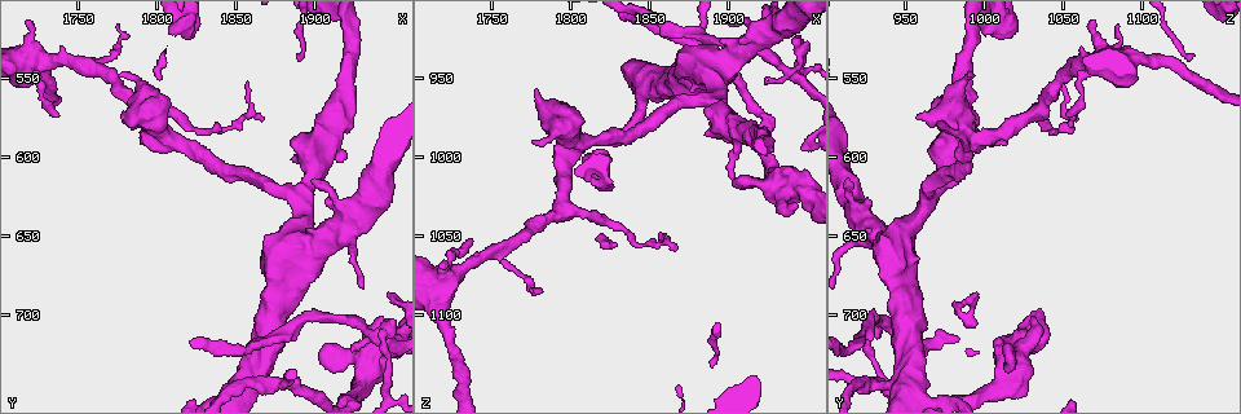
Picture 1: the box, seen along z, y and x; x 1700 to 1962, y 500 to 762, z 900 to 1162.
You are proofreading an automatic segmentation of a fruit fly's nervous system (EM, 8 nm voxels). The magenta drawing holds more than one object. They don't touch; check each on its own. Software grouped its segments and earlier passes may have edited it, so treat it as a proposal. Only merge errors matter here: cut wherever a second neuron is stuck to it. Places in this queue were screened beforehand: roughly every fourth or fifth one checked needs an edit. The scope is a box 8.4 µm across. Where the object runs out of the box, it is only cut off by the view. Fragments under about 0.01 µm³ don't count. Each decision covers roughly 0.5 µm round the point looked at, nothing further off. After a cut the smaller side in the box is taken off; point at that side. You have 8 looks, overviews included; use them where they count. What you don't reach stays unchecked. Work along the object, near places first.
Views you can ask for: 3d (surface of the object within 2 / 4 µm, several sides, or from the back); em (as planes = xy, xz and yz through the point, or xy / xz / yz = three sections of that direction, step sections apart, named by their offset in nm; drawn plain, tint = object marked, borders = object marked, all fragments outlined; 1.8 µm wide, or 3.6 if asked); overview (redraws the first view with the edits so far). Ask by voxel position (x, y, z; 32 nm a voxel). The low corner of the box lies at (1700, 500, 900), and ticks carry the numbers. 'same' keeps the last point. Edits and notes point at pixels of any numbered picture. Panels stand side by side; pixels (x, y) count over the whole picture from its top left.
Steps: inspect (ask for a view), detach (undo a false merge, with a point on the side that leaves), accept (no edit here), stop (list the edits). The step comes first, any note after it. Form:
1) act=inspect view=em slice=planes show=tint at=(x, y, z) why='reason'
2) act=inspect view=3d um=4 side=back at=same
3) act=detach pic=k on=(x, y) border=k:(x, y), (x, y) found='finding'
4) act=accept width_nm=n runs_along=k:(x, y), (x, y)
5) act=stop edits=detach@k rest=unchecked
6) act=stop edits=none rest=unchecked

act=inspect view=3d um=4 at=(1874, 742, 932) why='looks like a crossing'

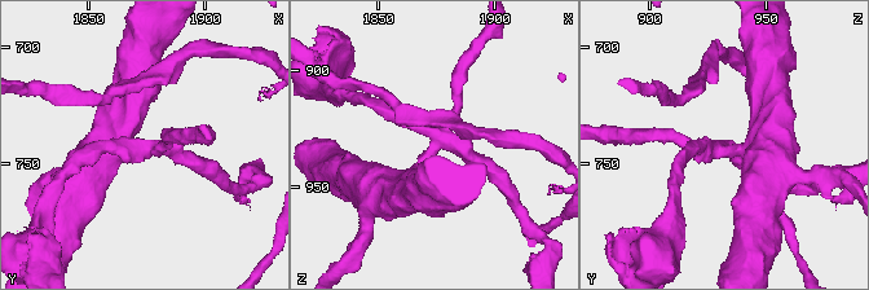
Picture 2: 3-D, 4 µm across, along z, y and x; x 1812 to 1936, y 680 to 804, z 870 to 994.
act=inspect view=em slice=xz step=8 show=tint at=(1876, 743, 932) why='need the tissue'

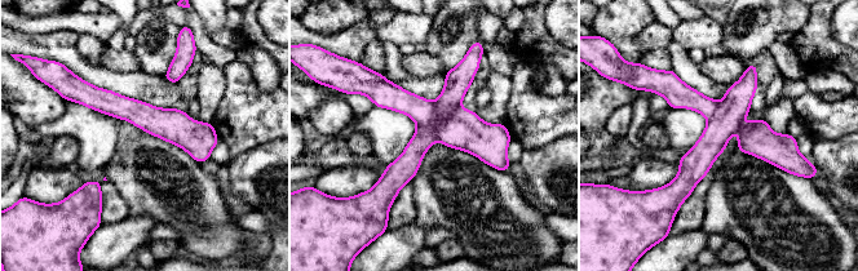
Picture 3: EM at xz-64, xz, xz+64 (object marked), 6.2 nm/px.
act=inspect view=em slice=planes show=tint at=same why='cut it another way'

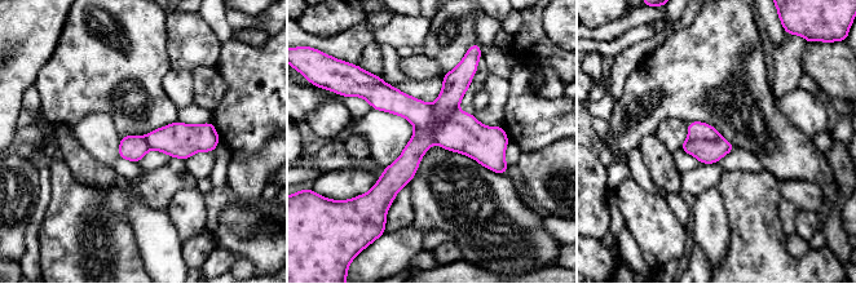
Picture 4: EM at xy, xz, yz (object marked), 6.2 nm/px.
act=detach pic=4 on=(460, 132) border=4:(457, 109), (440, 121), (432, 119) found='a second neuron is stuck on'

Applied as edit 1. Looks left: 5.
act=inspect view=overview

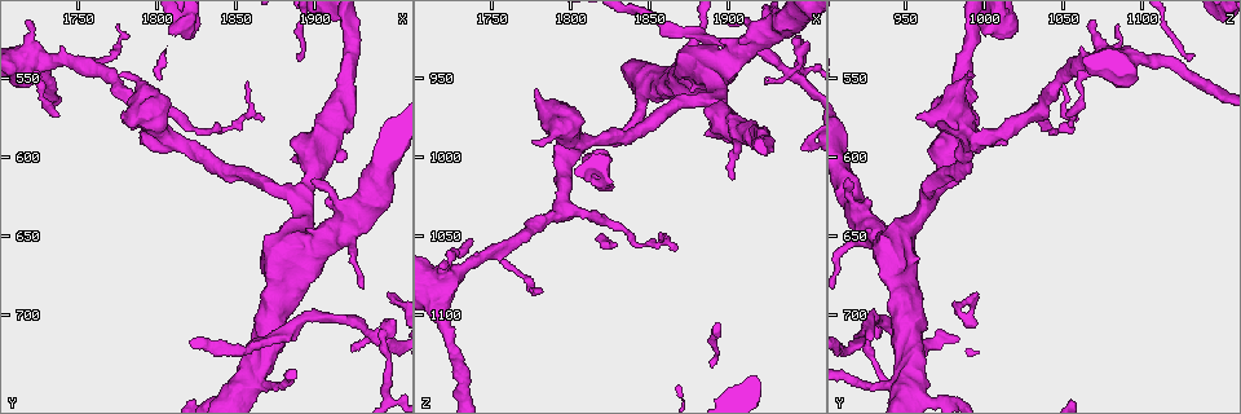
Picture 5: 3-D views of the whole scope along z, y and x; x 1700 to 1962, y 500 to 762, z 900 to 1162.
act=inspect view=em slice=xz step=8 show=tint at=(1936, 712, 946) why='narrows sharply'

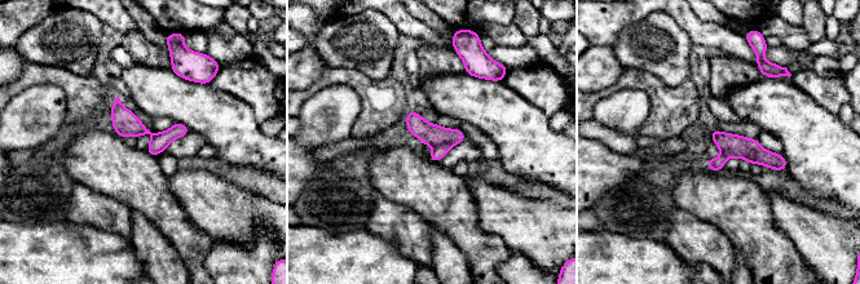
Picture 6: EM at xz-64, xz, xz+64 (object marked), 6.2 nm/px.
act=inspect view=em slice=xy step=4 show=tint at=same why='cut it another way'

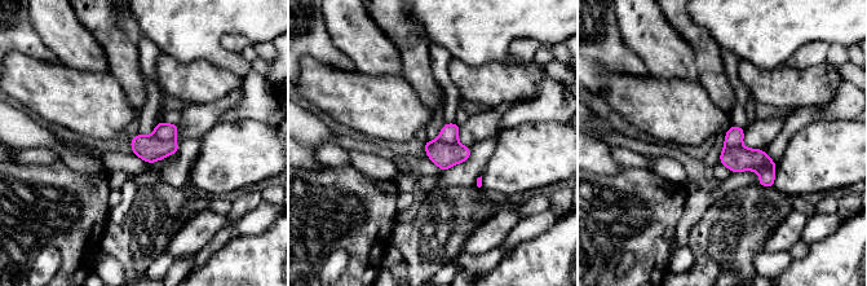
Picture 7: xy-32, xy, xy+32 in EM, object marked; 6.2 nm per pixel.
act=detach pic=7 on=(163, 131) border=7:(151, 135), (162, 140), (172, 139) found='two neurons meet here'

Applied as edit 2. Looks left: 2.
act=stop edits=detach@4,detach@7 rest=unchecked

